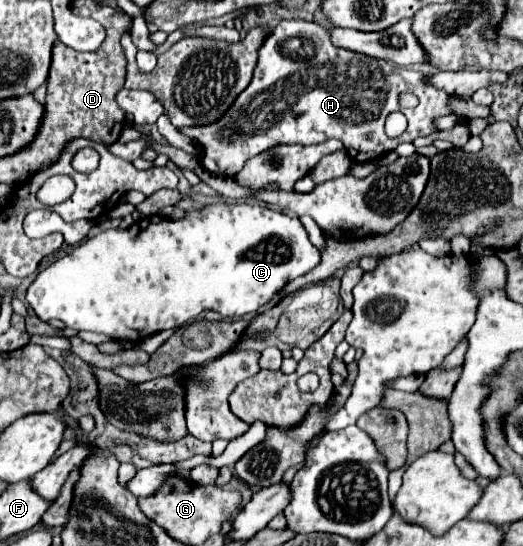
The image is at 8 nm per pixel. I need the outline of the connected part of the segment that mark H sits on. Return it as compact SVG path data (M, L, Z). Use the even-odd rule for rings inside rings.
M283 19L259 49L253 81L237 97L229 113L213 125L181 129L181 133L201 145L203 165L207 165L209 157L219 167L219 173L227 177L235 177L249 157L273 145L313 145L331 137L343 141L353 161L365 163L393 151L399 143L413 143L417 137L435 133L433 121L451 115L451 95L427 83L425 77L423 73L333 45L329 29L319 23ZM403 91L415 93L419 107L405 109L409 119L407 131L397 139L389 139L383 125L389 113L401 109L397 99Z

